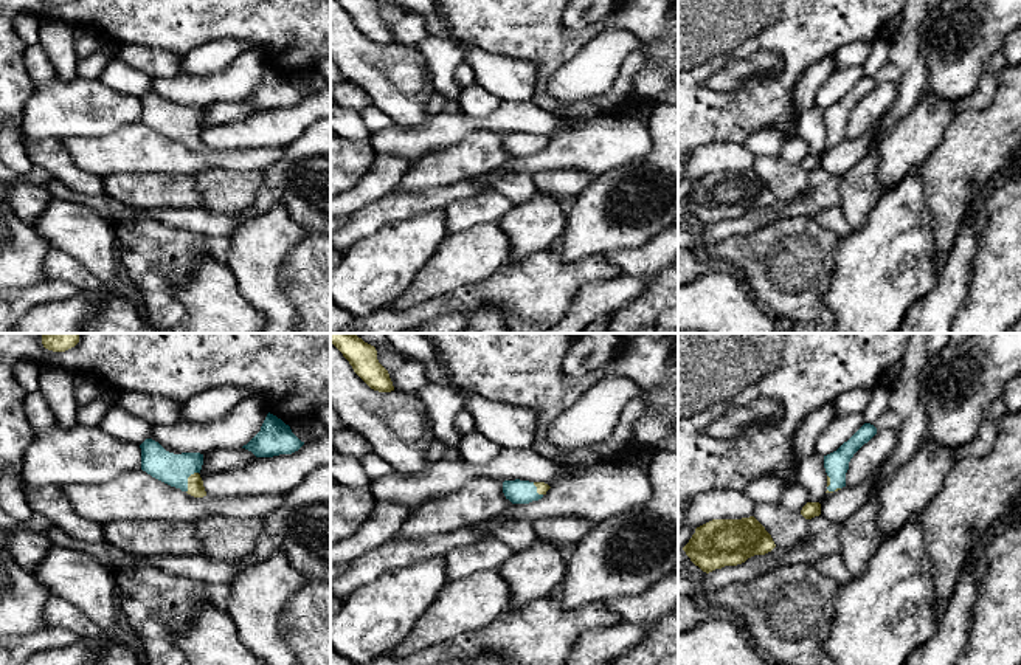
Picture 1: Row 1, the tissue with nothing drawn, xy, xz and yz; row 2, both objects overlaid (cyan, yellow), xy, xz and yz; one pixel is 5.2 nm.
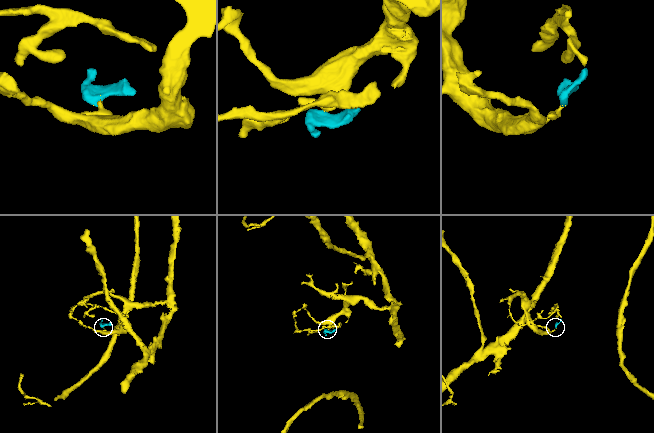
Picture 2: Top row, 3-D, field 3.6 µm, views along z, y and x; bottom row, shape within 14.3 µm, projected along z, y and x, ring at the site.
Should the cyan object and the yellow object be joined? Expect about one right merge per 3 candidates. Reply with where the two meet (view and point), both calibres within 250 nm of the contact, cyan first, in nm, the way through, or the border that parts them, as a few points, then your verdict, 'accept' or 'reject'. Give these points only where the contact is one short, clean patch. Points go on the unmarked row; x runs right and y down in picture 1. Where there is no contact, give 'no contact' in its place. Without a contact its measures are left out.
contact xy (186, 134); calibres 160 and 90 nm; way xy (174, 123), (186, 134), (196, 141); accept

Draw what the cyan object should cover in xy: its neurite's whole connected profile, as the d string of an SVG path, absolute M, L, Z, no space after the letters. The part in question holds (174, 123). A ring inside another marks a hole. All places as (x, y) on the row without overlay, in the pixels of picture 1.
M146 91L141 98L141 122L152 130L180 141L194 150L206 149L200 122L203 107L166 104L158 95Z

